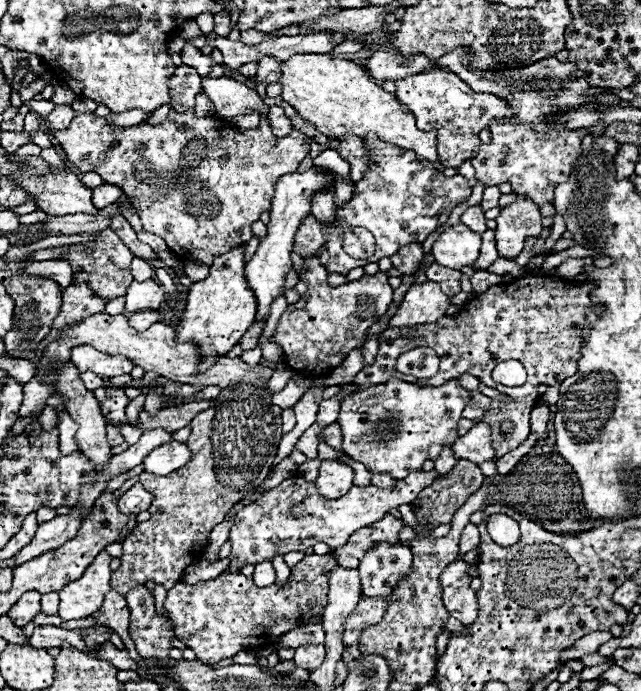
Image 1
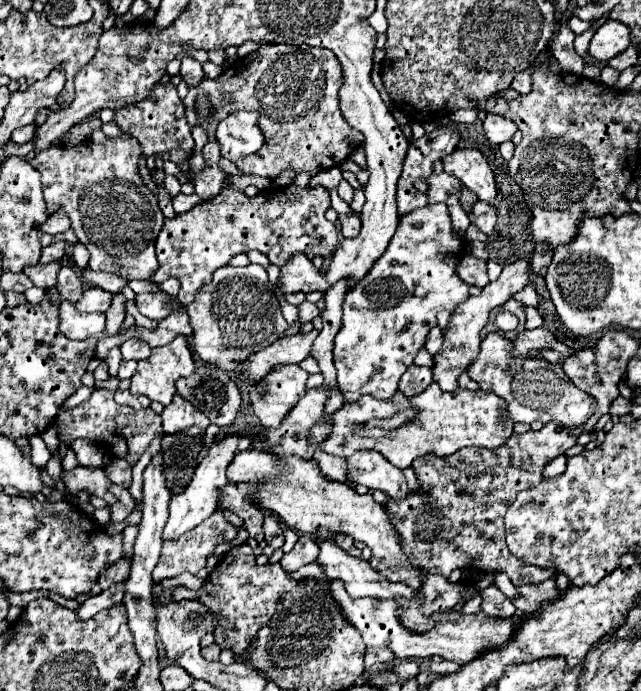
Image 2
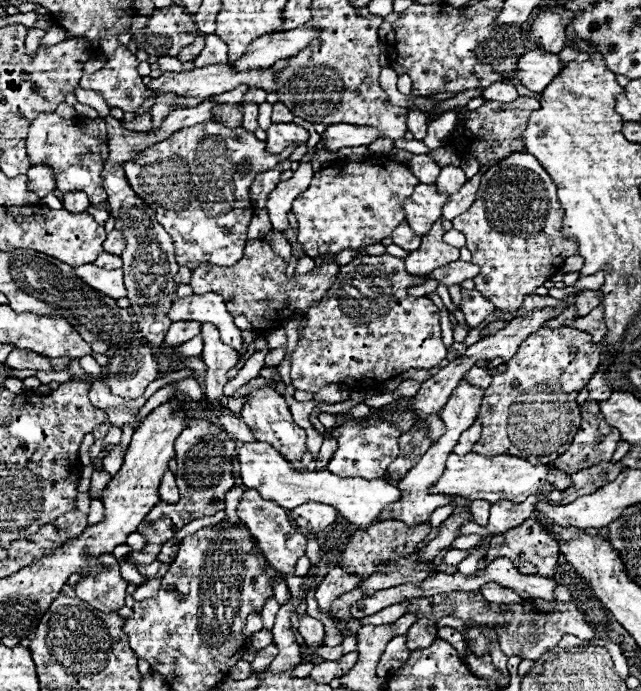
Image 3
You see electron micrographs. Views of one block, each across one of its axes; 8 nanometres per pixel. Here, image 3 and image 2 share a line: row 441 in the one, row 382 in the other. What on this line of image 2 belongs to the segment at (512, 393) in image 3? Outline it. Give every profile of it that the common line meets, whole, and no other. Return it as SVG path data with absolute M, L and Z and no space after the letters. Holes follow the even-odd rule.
M490 332L482 344L480 354L468 368L468 376L480 384L482 390L494 392L508 400L508 418L514 422L560 422L564 426L582 426L596 412L596 400L580 392L572 380L562 372L562 364L548 364L546 360L512 356L512 340Z

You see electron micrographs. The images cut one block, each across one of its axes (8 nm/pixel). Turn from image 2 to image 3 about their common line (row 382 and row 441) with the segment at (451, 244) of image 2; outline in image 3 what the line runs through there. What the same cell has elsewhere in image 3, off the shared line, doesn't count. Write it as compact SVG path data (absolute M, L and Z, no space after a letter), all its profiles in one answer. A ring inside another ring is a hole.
M376 420L366 428L358 426L356 422L348 422L340 426L334 434L338 440L338 450L328 462L328 470L336 472L336 476L364 476L368 480L374 480L376 476L384 476L390 462L400 454L398 448L400 430L382 420Z

